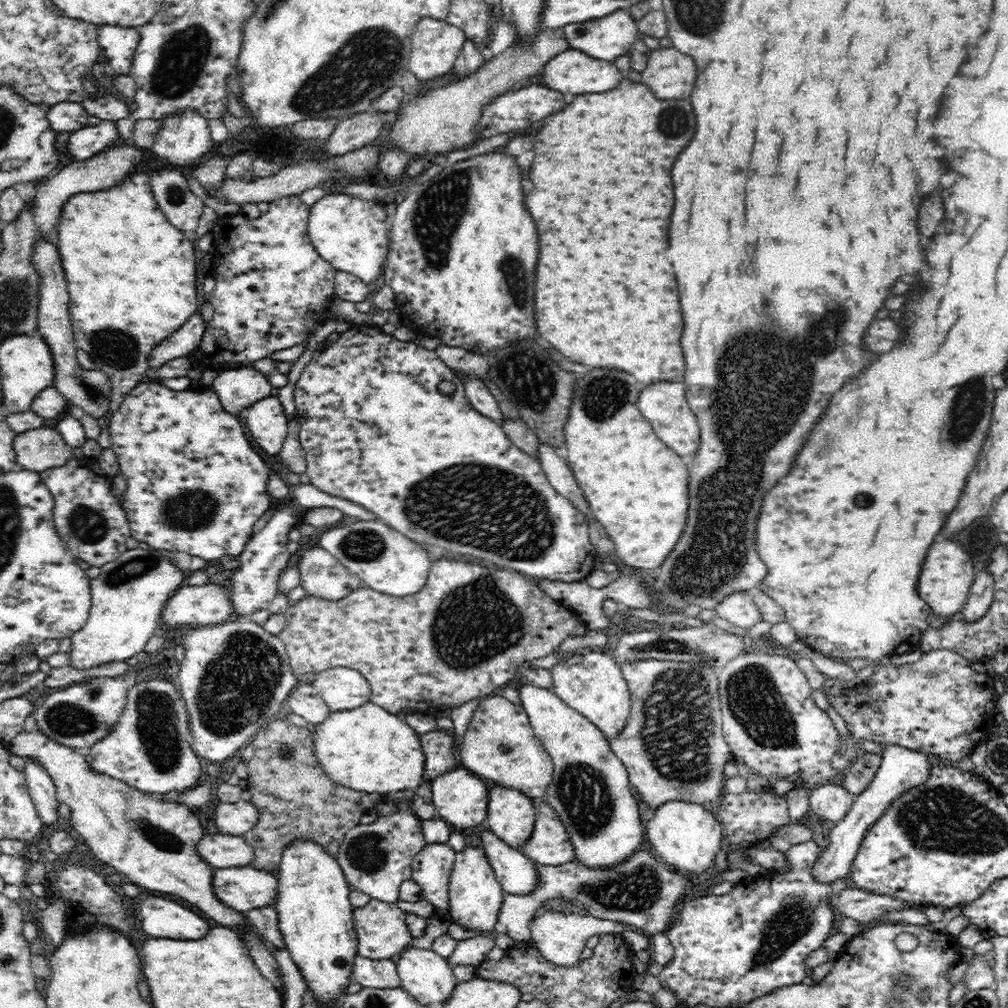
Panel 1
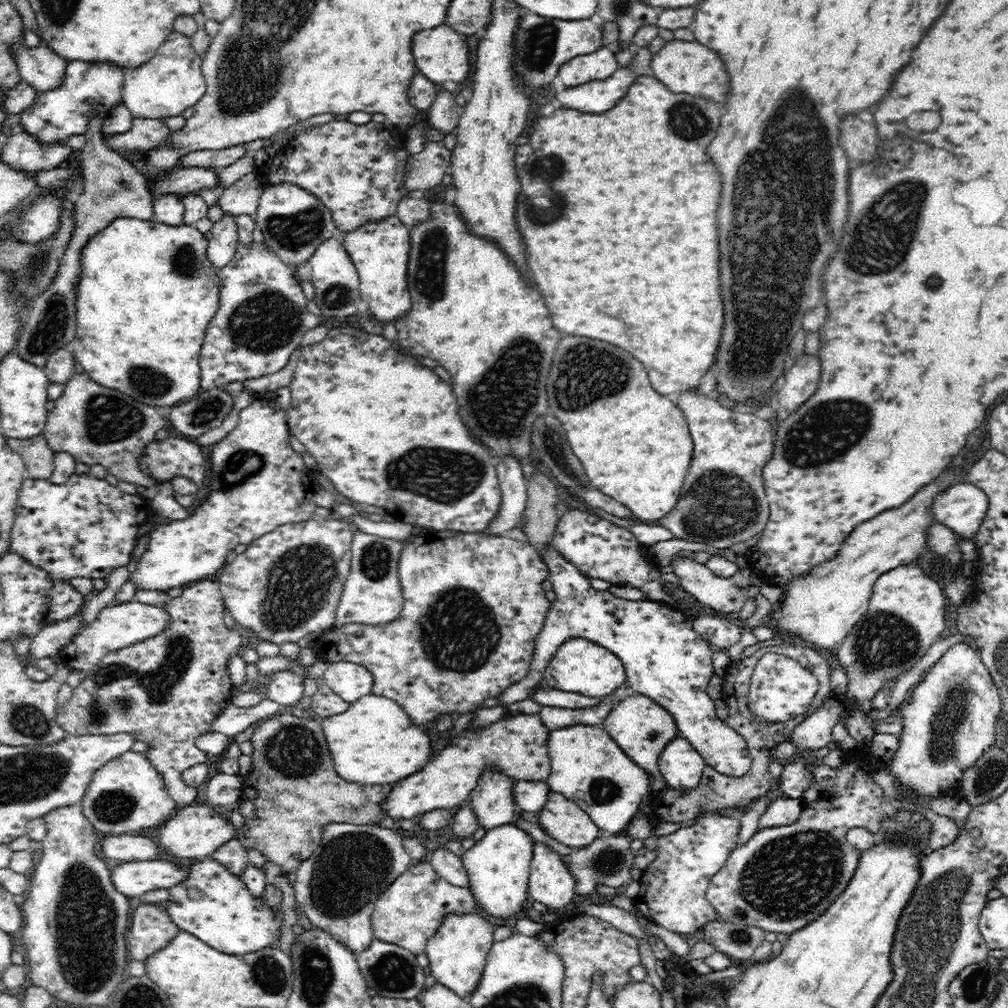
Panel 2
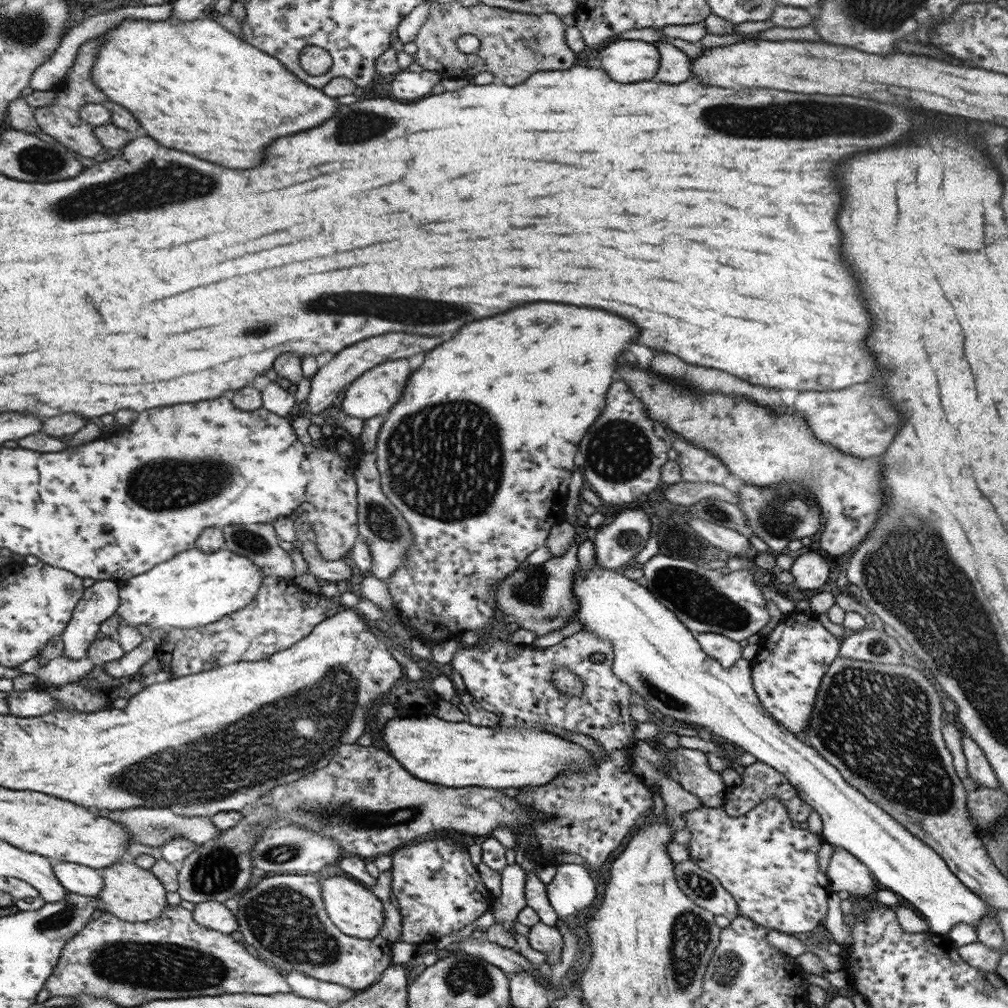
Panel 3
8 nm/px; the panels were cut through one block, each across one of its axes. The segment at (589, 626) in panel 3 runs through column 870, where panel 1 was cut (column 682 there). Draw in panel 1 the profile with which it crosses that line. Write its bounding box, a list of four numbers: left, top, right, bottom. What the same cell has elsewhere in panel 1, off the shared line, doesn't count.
[646,800,724,877]

